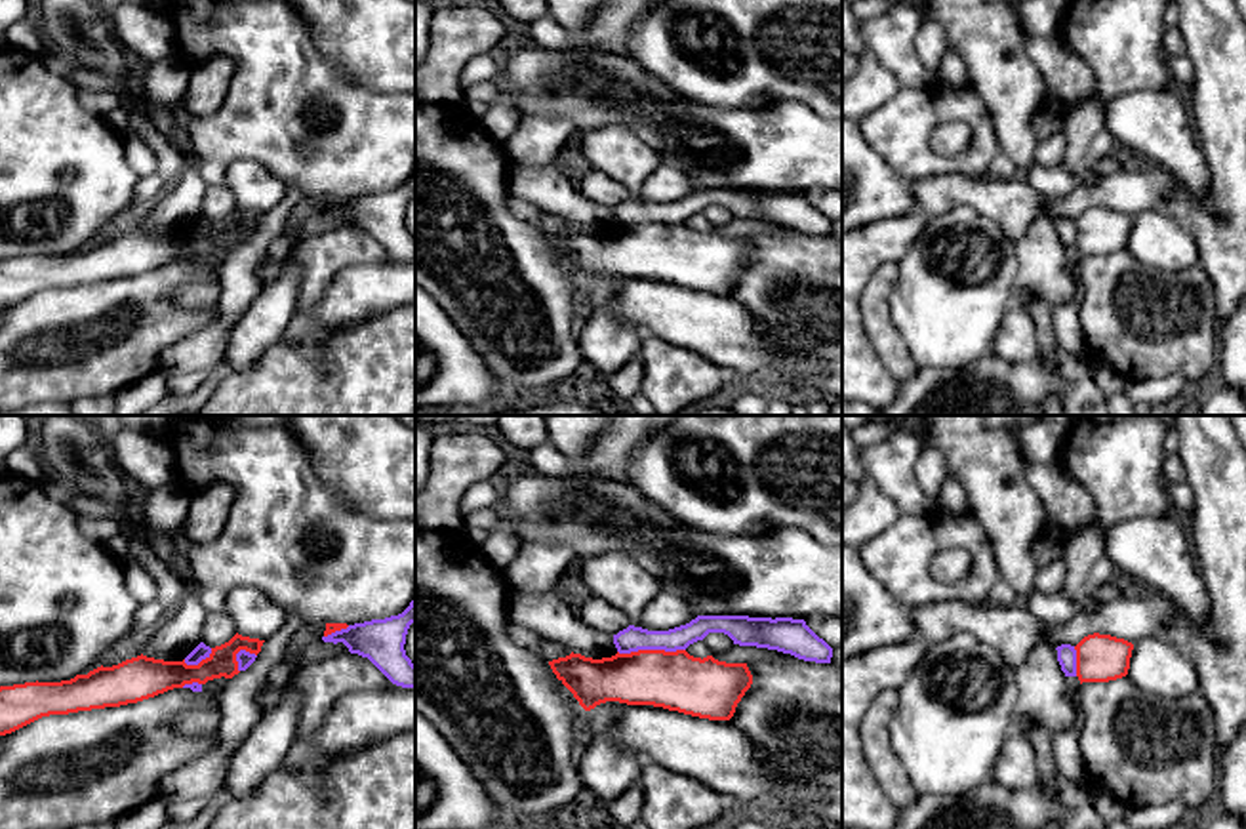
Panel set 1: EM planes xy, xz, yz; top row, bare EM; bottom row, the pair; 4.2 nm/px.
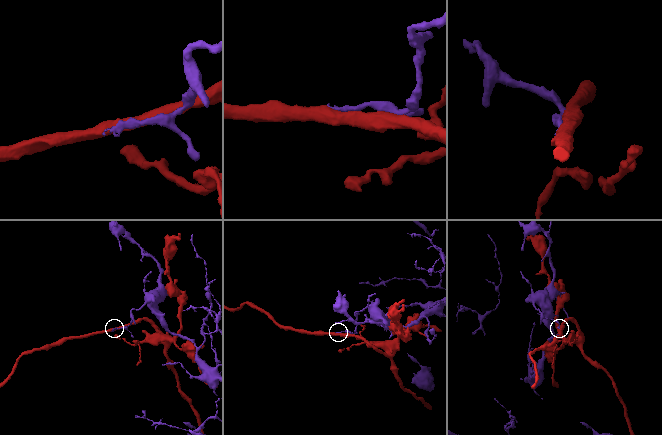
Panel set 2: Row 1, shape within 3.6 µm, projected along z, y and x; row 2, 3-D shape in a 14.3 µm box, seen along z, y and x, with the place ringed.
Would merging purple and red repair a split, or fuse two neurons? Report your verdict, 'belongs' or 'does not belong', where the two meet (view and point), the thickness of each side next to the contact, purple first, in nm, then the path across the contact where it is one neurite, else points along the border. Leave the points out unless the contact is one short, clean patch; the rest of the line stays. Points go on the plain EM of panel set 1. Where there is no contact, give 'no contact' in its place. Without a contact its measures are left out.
does not belong | xz (650, 222) | 110/260 nm

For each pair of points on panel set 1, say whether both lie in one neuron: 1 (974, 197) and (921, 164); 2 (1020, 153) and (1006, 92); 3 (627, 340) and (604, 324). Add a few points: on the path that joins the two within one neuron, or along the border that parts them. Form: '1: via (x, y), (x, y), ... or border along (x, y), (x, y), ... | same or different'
1: border along (985, 176), (934, 174), (911, 183) | different
2: via (1016, 138), (1012, 107) | same
3: via (622, 340), (610, 330) | same

